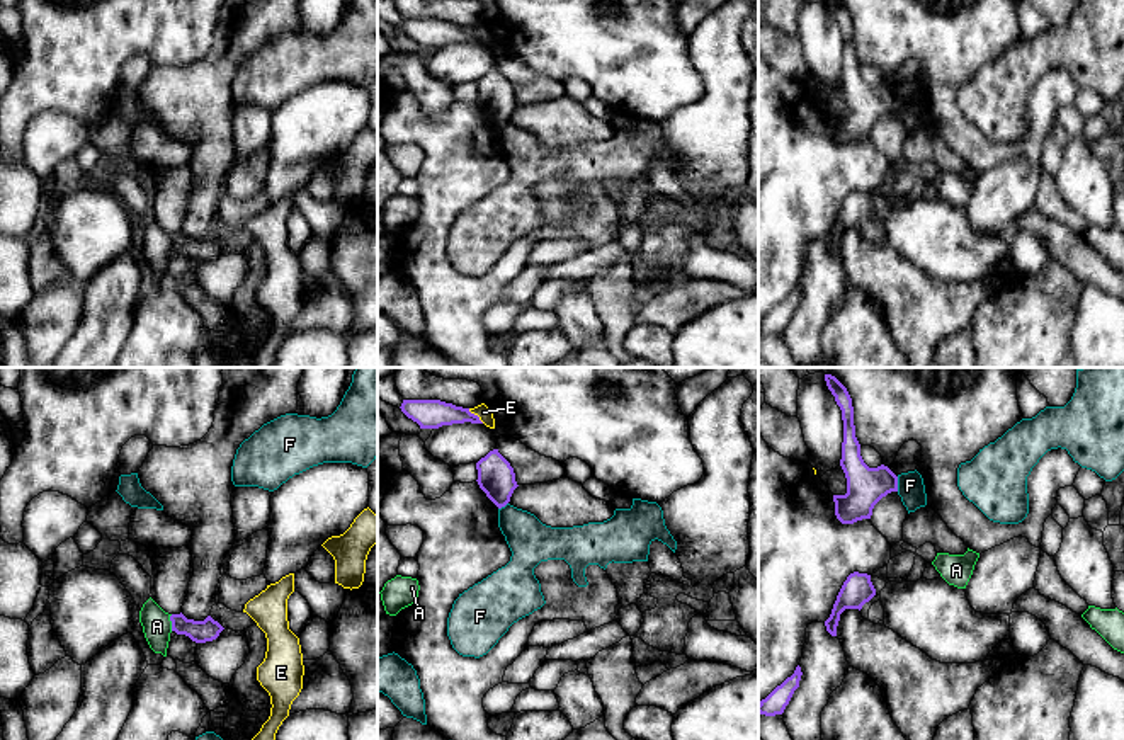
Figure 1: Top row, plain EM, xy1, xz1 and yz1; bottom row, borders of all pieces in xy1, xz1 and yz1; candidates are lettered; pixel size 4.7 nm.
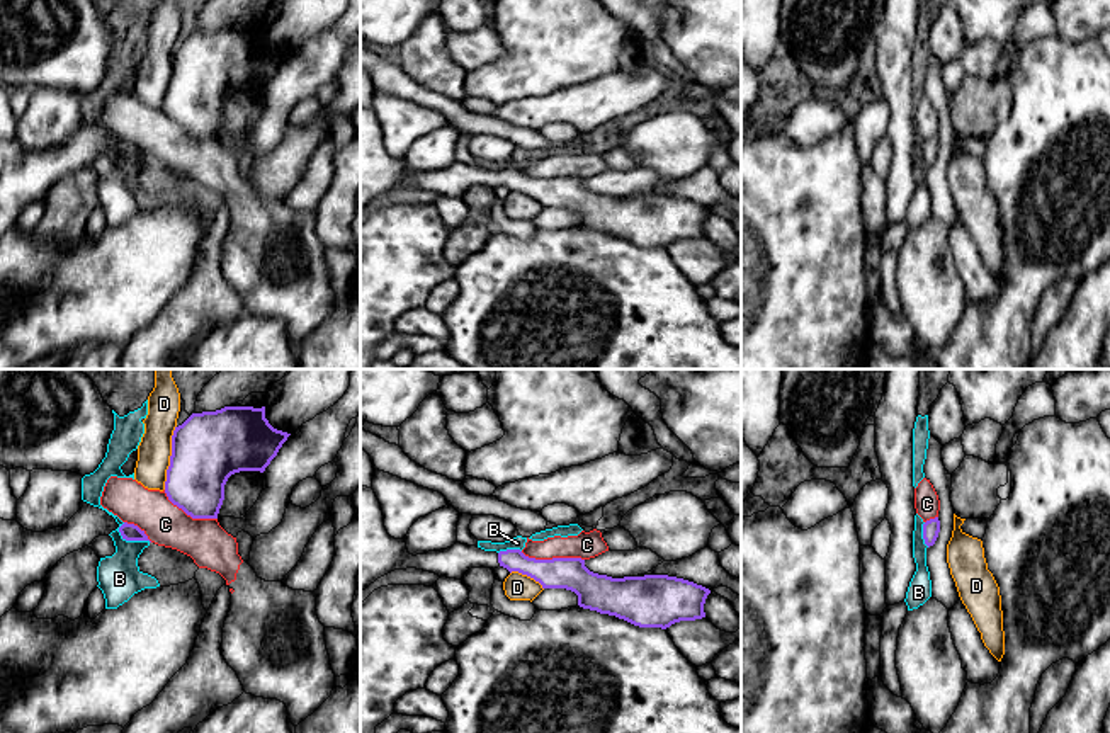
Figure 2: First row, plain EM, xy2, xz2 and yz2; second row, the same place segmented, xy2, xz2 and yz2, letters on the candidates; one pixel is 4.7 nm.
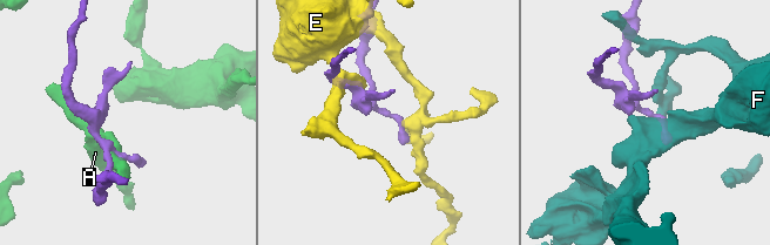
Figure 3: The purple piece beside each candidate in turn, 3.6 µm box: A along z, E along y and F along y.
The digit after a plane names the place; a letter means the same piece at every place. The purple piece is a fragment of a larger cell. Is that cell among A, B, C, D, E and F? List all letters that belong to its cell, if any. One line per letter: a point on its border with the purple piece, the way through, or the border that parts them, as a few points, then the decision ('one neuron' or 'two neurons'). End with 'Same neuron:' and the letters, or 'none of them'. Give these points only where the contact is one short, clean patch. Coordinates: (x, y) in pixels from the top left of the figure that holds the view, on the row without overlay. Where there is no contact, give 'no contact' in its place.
A: contact xy1 (172, 242); border xy1 (172, 233), (170, 249); two neurons
B: contact xy2 (133, 159); border xy2 (118, 147), (126, 159), (150, 160); two neurons
C: contact xz2 (553, 177); border xz2 (521, 170), (536, 177), (583, 179); two neurons
D: contact xy2 (170, 77); two neurons
E: contact xz1 (476, 34); two neurons
F: contact yz1 (896, 102); border yz1 (896, 96), (898, 109); two neurons
Same neuron: none of them

